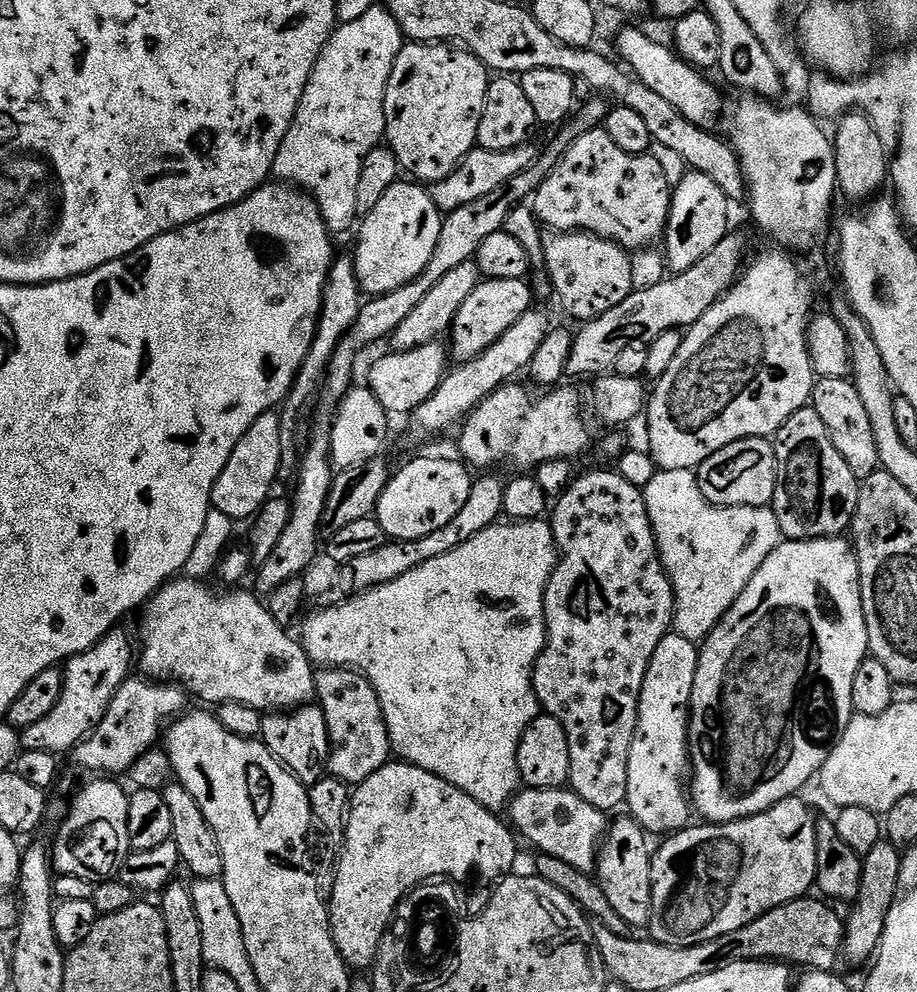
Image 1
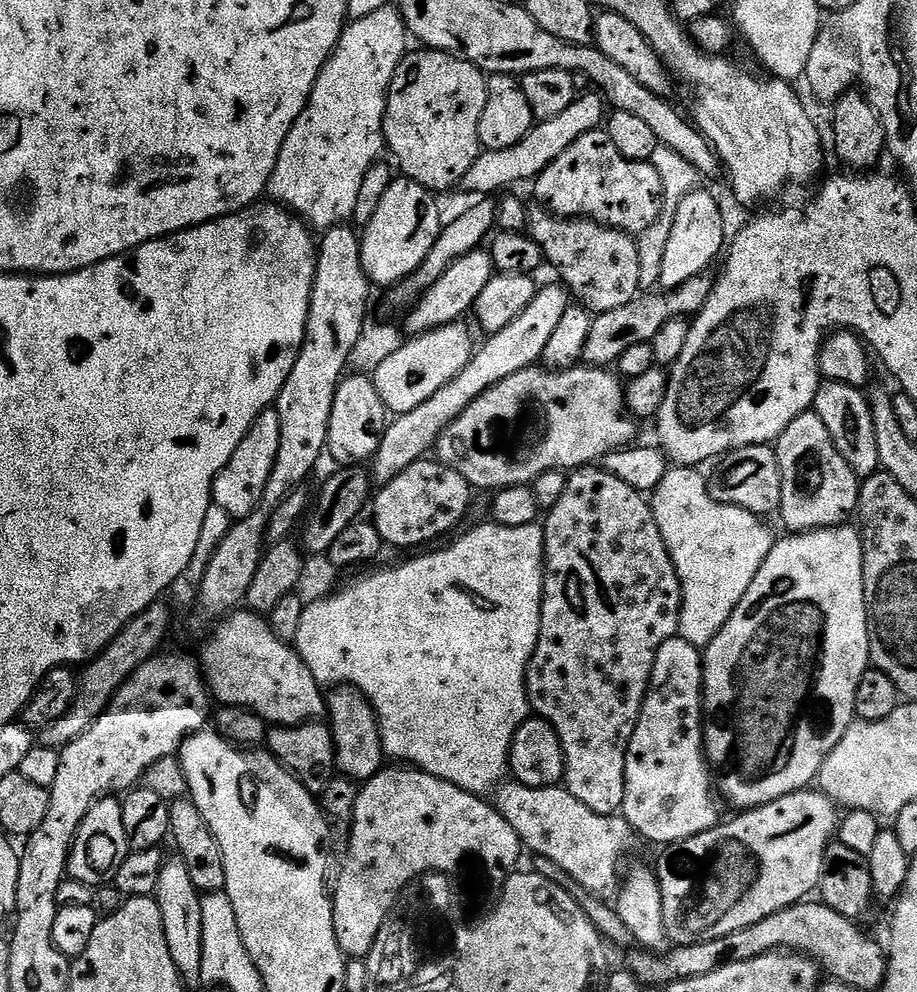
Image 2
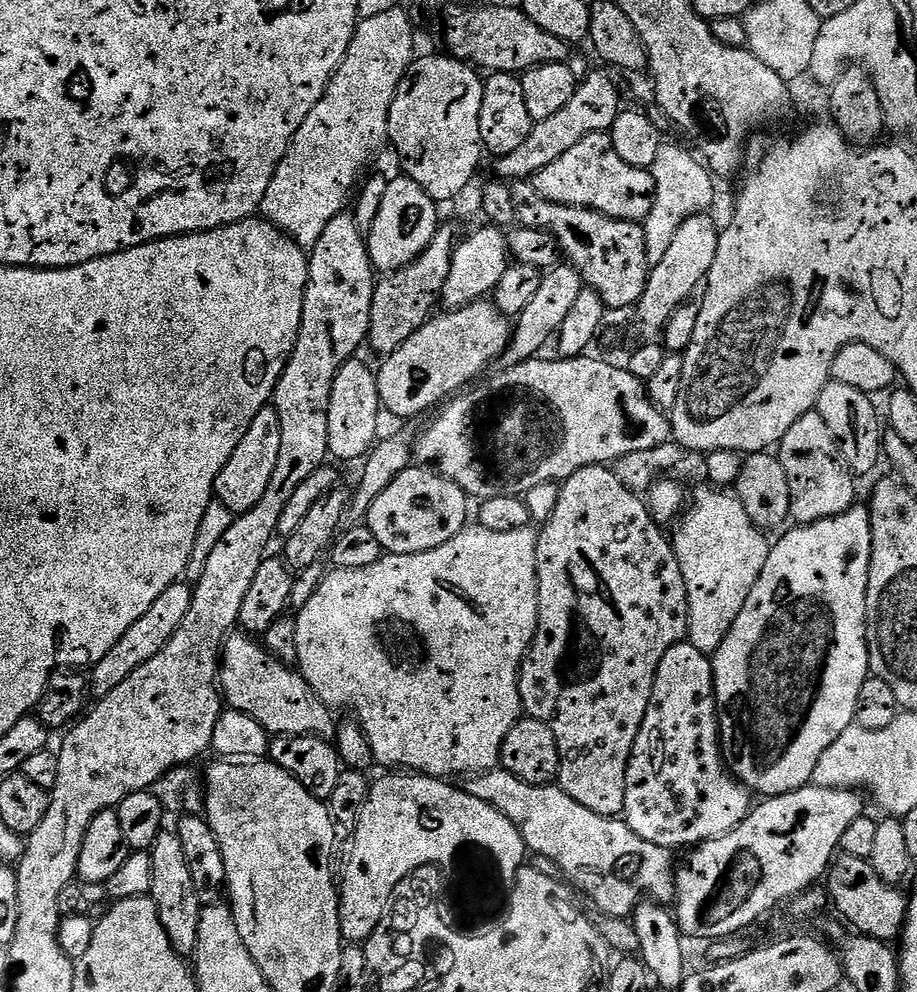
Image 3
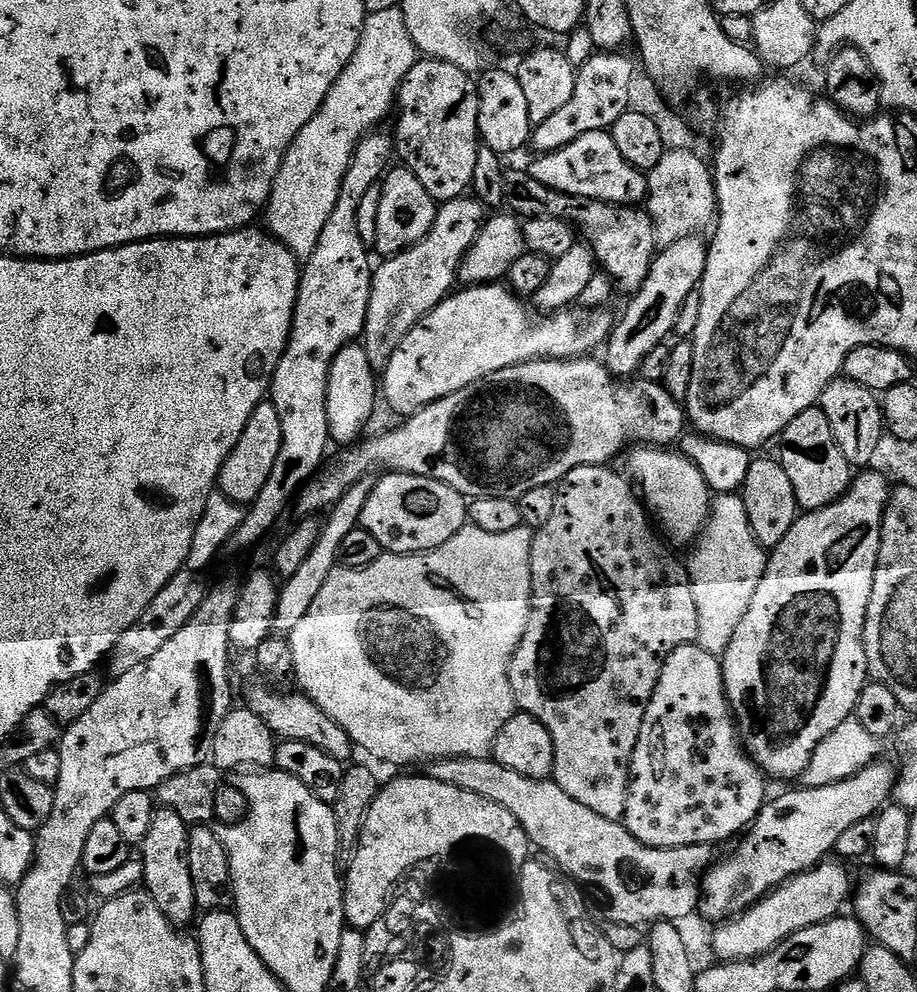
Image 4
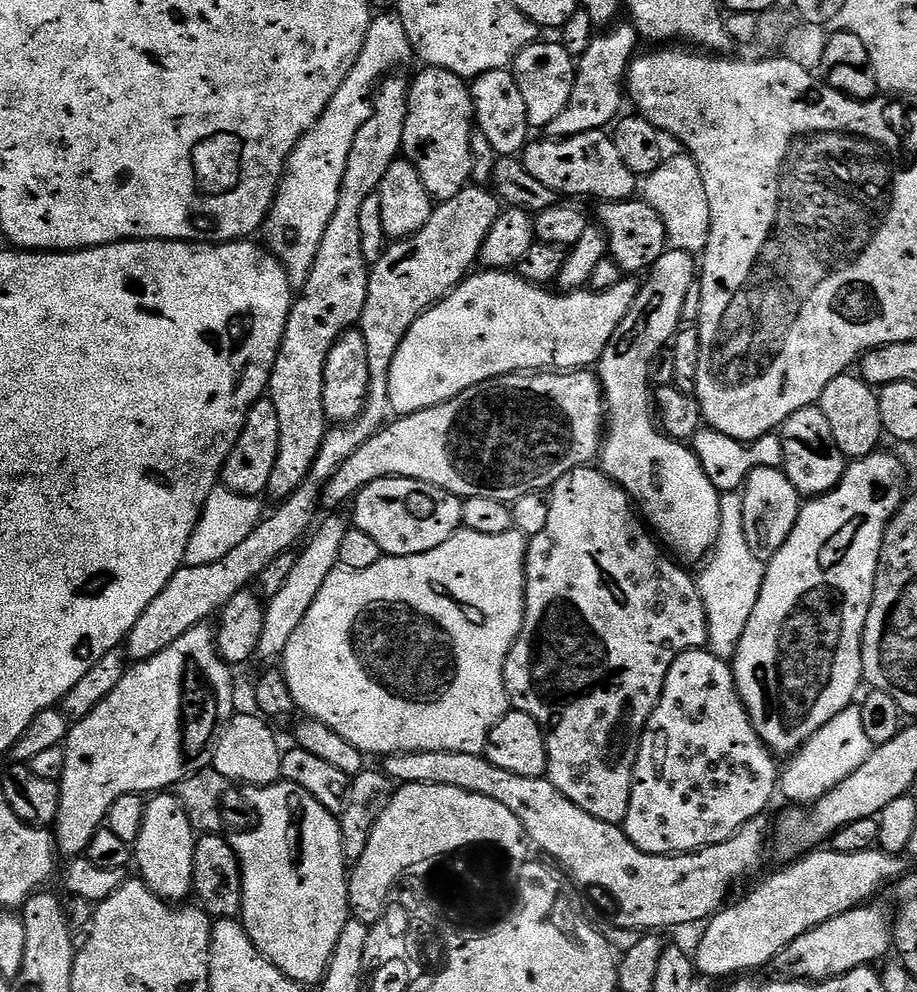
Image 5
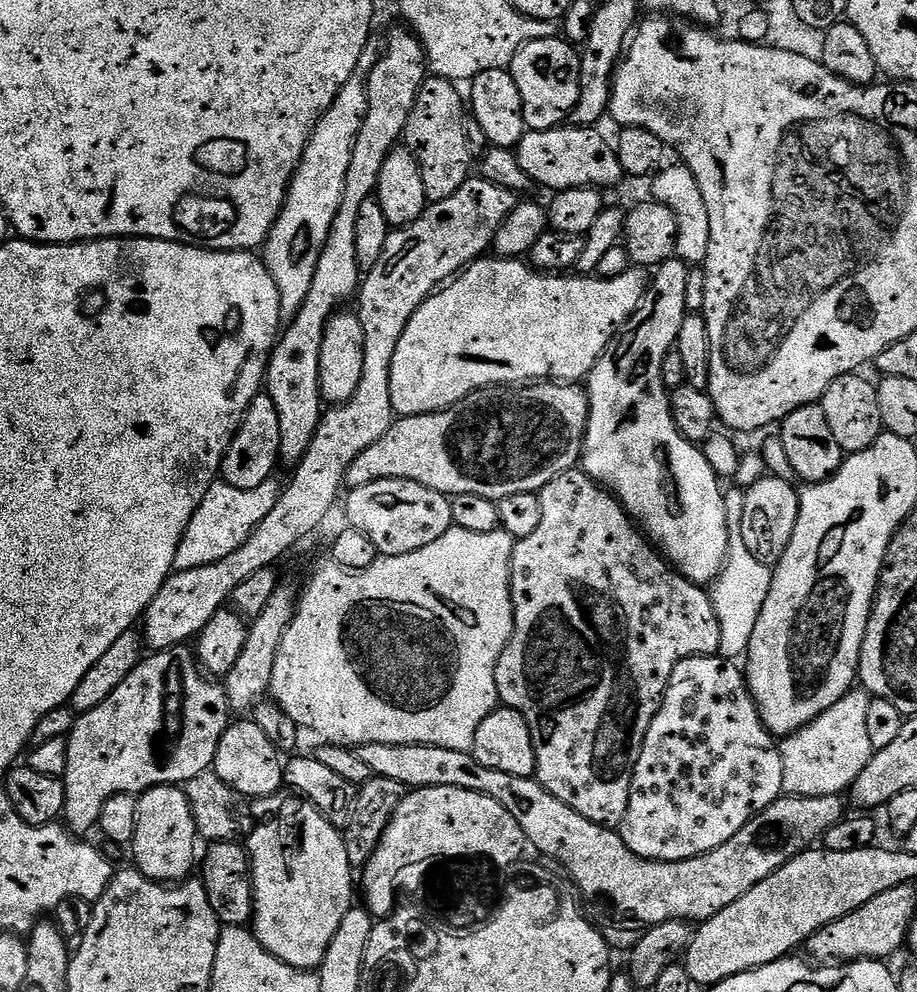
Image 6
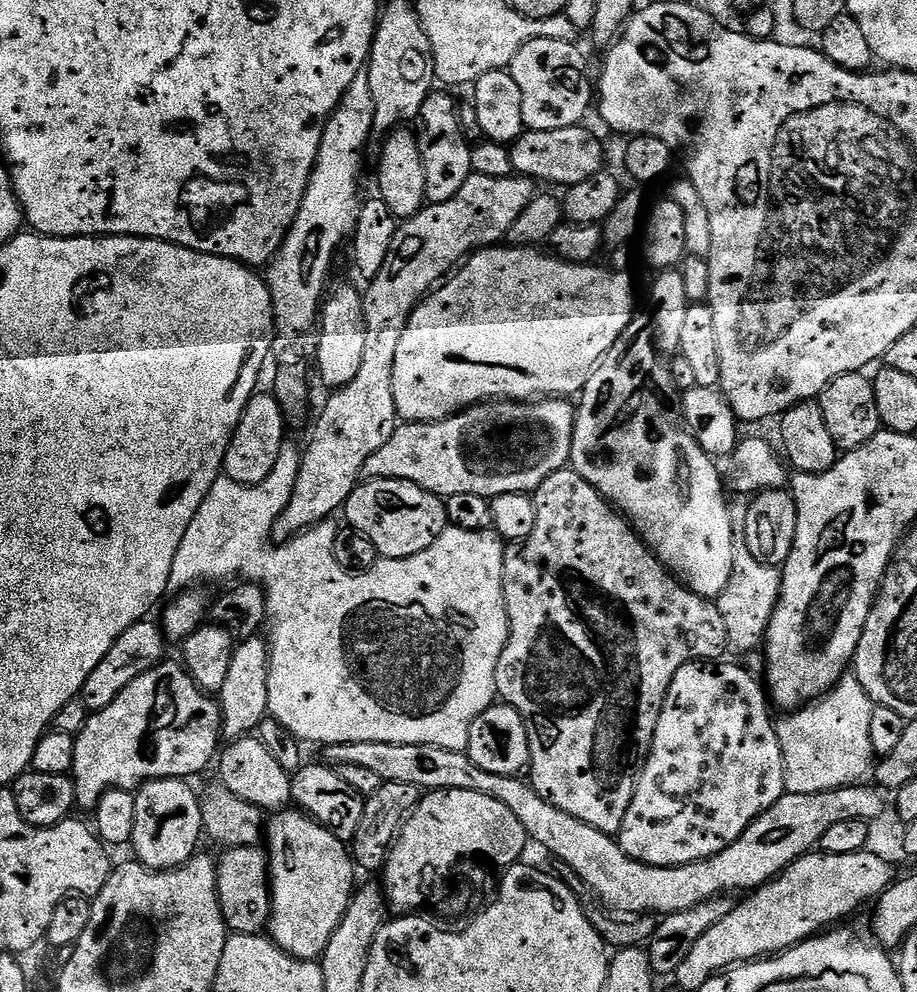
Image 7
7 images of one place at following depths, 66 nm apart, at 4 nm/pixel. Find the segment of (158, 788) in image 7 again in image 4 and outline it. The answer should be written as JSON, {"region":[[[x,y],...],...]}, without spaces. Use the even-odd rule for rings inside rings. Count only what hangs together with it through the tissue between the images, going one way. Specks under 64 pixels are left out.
{"region":[[[157,807],[150,834],[146,834],[142,845],[144,862],[143,887],[154,898],[154,903],[174,927],[184,930],[187,924],[197,919],[198,909],[194,902],[194,881],[190,879],[188,861],[188,833],[190,826],[172,809]]]}

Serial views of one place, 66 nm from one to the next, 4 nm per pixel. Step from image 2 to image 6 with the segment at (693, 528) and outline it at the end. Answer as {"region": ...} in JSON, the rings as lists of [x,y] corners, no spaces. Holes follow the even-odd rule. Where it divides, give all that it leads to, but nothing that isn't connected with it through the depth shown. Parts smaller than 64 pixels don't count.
{"region":[[[745,453],[739,462],[735,483],[738,482],[741,488],[728,488],[724,494],[724,505],[728,511],[728,538],[730,541],[730,554],[724,559],[724,569],[720,571],[719,576],[712,581],[710,585],[710,595],[712,597],[712,605],[714,606],[714,614],[718,614],[718,626],[722,630],[722,638],[720,639],[719,655],[725,658],[740,658],[745,655],[750,646],[750,634],[754,634],[754,626],[758,623],[758,614],[762,614],[762,606],[766,603],[766,594],[770,594],[770,582],[772,581],[773,569],[767,564],[758,562],[758,558],[754,558],[754,554],[750,554],[750,550],[746,550],[746,542],[742,542],[742,534],[740,533],[740,523],[742,522],[742,506],[744,505],[745,489],[754,482],[761,479],[766,474],[766,465],[763,457],[759,454]]]}

